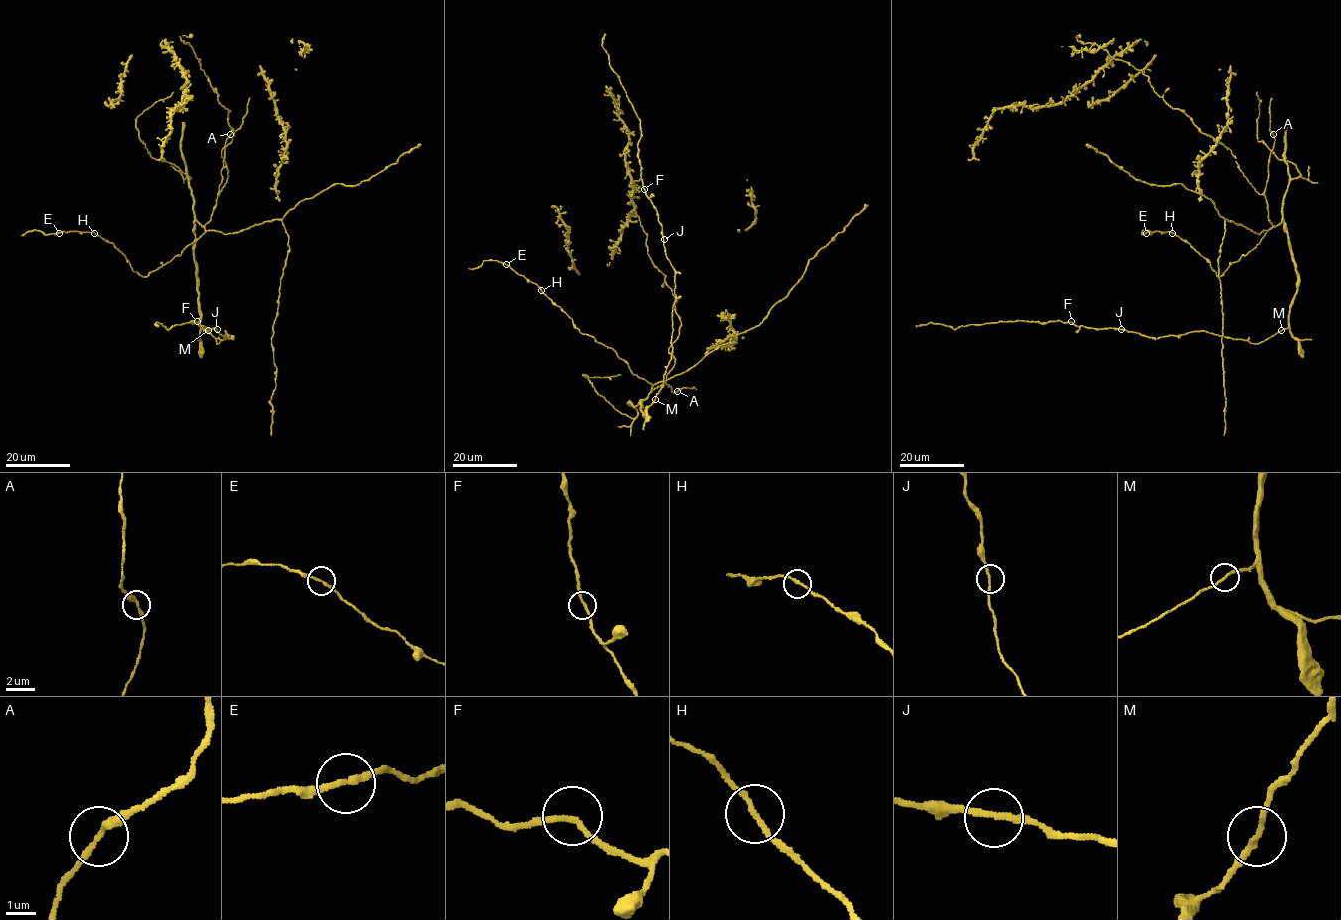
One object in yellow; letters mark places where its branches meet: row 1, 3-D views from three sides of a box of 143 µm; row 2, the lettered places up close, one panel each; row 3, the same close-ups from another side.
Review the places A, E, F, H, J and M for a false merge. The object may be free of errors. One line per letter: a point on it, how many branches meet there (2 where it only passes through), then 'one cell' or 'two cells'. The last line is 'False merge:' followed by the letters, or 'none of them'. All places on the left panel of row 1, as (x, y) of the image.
A: place (230, 134); branches 2; one cell
E: place (59, 233); branches 2; one cell
F: place (197, 321); branches 2; one cell
H: place (94, 233); branches 2; one cell
J: place (217, 329); branches 2; one cell
M: place (208, 330); branches 2; one cell
False merge: none of them

